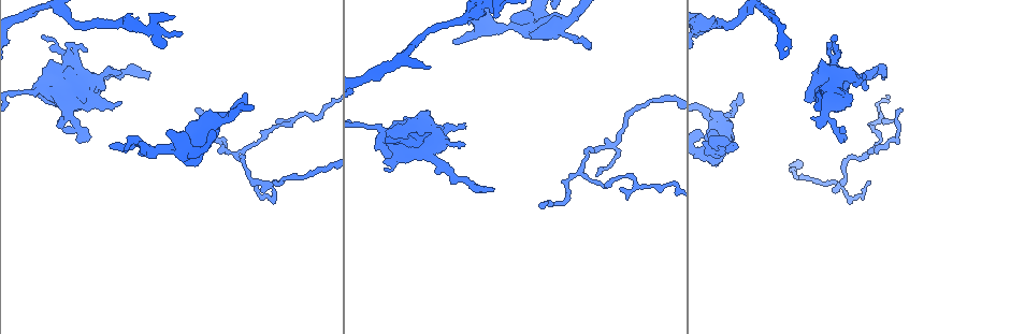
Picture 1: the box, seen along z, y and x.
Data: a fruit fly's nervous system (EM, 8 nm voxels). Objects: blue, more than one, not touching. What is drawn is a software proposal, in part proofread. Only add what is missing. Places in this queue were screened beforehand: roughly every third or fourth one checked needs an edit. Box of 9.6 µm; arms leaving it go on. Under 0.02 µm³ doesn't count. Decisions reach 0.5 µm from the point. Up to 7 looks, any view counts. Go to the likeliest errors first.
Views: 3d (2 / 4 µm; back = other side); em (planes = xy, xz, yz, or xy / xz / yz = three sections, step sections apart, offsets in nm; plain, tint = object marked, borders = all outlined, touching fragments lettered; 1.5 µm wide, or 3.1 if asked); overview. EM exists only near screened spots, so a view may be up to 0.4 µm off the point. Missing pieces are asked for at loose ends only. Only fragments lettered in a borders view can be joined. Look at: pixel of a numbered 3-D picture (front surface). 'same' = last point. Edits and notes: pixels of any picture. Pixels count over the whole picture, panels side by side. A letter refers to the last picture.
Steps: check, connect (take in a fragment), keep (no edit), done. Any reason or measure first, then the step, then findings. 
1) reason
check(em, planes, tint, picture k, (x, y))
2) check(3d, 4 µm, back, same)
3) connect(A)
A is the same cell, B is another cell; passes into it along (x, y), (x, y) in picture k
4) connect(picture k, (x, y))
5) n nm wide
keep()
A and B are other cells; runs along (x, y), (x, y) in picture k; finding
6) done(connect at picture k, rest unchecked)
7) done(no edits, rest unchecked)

check(em, planes, borders, picture 1, (588, 45))

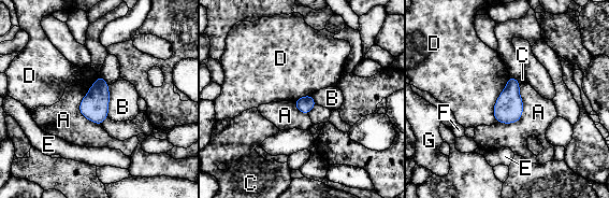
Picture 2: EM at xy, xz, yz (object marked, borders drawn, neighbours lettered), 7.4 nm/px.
keep()
A, B, C, D, E, F and G are other cells; border along (520, 85), (522, 116), (497, 123) in picture 2; no lettered fragment goes on from it

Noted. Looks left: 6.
three arms meet
check(3d, 2 µm, picture 1, (494, 17))

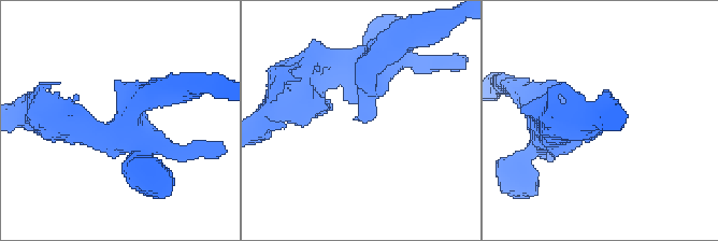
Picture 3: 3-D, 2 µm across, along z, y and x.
now the EM
check(em, planes, borders, picture 3, (355, 116))

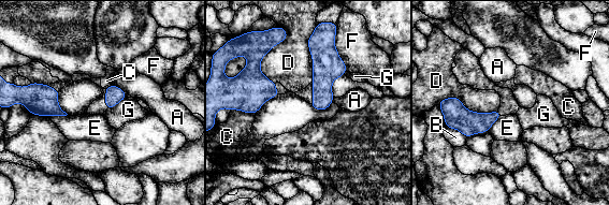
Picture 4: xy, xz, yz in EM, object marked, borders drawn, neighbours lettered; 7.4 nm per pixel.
keep()
A, B, C, D, E, F and G are other cells; border along (126, 97), (106, 110) in picture 4; no lettered fragment goes on from it

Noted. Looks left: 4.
an open end
check(em, planes, borders, picture 1, (463, 146))

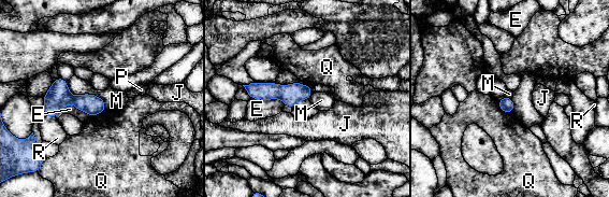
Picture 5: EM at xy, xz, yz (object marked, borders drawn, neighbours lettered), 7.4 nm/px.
keep()
E, J, M, P, Q and R are other cells; runs along (248, 87), (256, 90), (308, 93) in picture 5; none of them fits

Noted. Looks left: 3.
done(no edits, rest unchecked)

